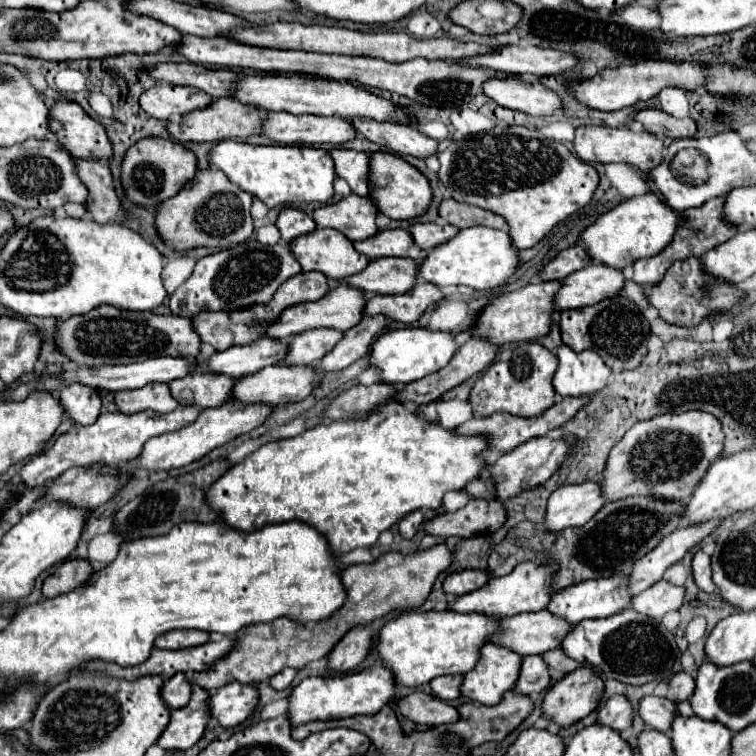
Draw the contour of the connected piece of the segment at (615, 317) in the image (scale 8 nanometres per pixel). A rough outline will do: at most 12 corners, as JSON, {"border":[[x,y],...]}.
{"border":[[624,295],[562,311],[564,345],[638,369],[650,323]]}

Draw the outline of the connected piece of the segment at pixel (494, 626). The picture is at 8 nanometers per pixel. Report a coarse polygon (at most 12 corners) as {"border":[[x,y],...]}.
{"border":[[402,613],[376,649],[398,687],[468,673],[498,619]]}

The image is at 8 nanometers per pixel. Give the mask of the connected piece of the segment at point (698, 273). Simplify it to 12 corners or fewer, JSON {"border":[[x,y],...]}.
{"border":[[676,261],[648,301],[672,325],[698,325],[742,301],[736,285]]}

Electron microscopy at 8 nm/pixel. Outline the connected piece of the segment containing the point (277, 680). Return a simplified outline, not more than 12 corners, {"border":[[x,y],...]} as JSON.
{"border":[[284,669],[270,679],[270,687],[288,689],[296,669]]}

